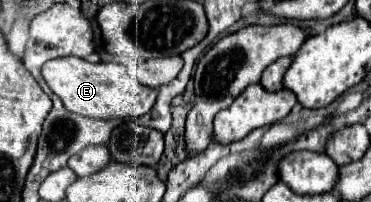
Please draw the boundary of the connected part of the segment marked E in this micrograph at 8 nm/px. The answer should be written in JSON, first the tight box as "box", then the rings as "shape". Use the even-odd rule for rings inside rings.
{"box":[42,56,158,120],"shape":[[[74,56],[56,58],[44,64],[42,76],[50,86],[50,90],[62,100],[62,104],[70,112],[90,116],[90,118],[100,118],[100,120],[140,118],[146,112],[150,112],[158,96],[158,90],[140,84],[126,72],[122,64],[116,64],[116,62],[92,64],[88,60],[74,58]]]}

